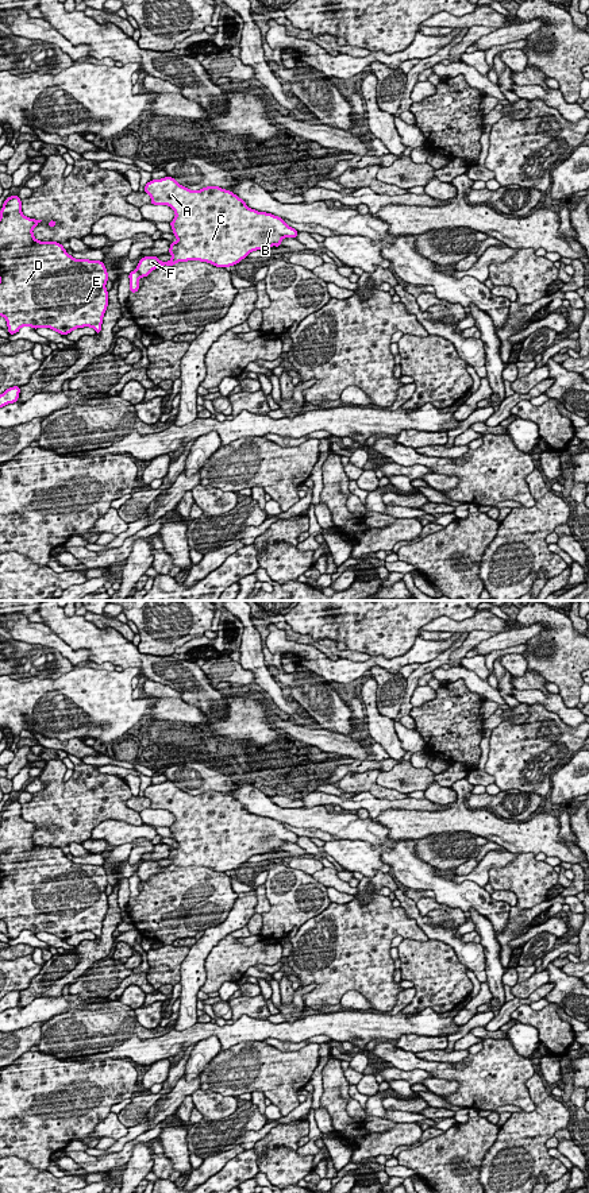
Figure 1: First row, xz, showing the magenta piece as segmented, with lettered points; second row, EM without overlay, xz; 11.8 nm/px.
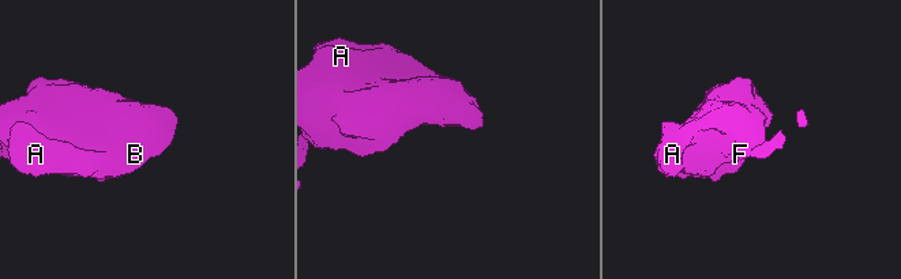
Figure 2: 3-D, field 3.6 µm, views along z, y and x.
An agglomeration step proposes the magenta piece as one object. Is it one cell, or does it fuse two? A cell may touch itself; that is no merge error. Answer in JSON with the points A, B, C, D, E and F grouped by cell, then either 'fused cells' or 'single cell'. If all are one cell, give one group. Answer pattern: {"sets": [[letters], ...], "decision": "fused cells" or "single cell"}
{"sets": [["A", "B", "C", "F"], ["D", "E"]], "decision": "fused cells"}

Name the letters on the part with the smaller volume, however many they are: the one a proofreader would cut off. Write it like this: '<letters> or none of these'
A, B, C, F

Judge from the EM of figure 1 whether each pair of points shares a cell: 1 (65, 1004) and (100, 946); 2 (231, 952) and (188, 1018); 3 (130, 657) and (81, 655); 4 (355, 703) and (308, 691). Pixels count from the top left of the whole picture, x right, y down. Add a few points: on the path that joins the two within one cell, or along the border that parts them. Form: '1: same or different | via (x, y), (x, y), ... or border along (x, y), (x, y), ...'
1: different | border along (61, 993), (57, 996), (35, 997), (30, 1003)
2: different | border along (207, 958), (206, 981), (199, 989)
3: different | border along (62, 639), (73, 648), (85, 648), (93, 661)
4: different | border along (349, 706), (351, 722), (355, 726), (361, 726)

